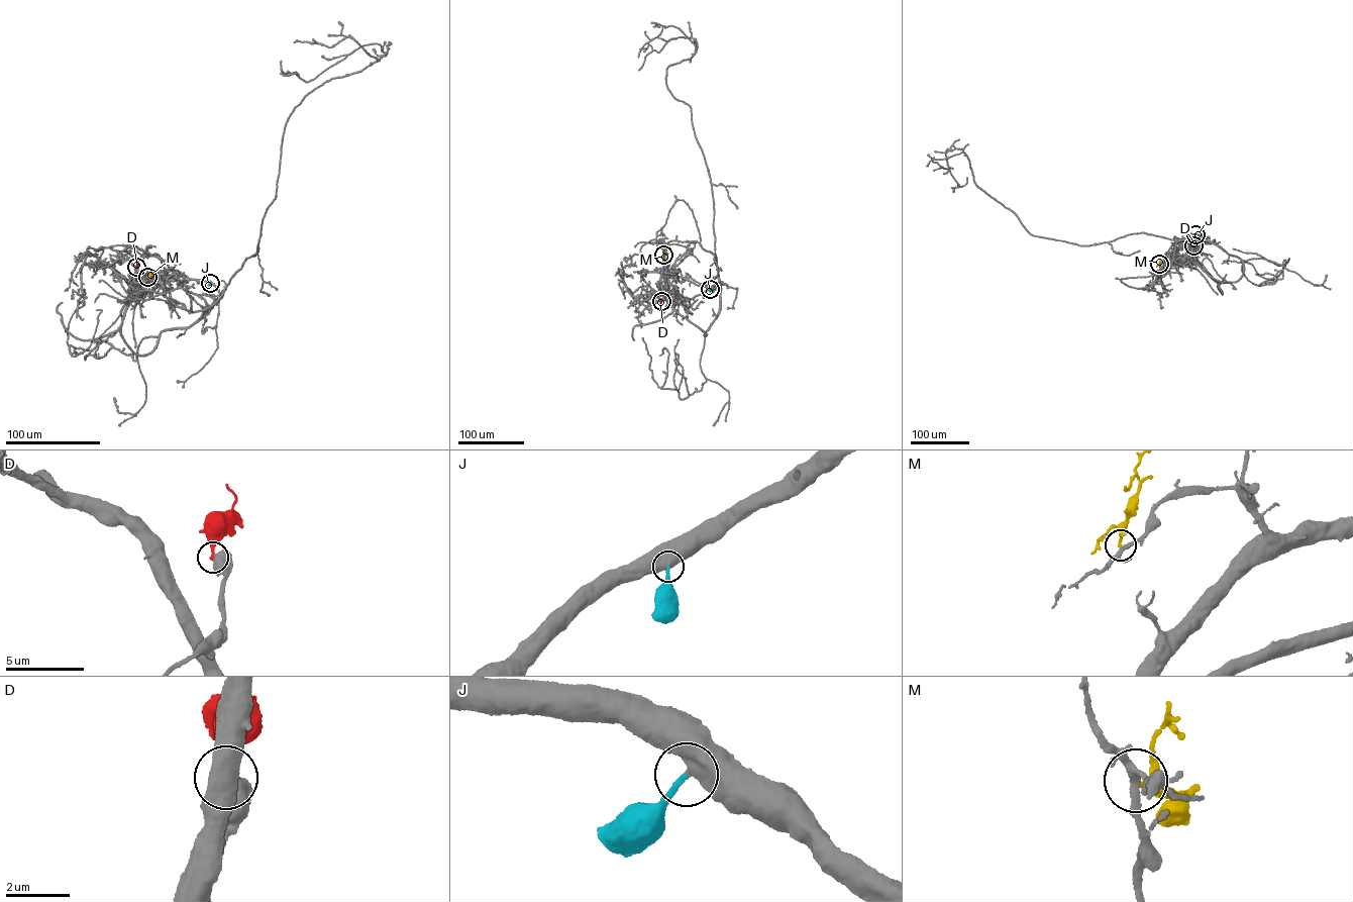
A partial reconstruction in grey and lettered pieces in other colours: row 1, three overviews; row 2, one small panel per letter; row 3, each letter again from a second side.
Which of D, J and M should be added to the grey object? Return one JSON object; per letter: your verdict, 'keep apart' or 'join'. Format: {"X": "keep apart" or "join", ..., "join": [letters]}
{"D": "keep apart", "J": "join", "M": "keep apart", "join": ["J"]}

